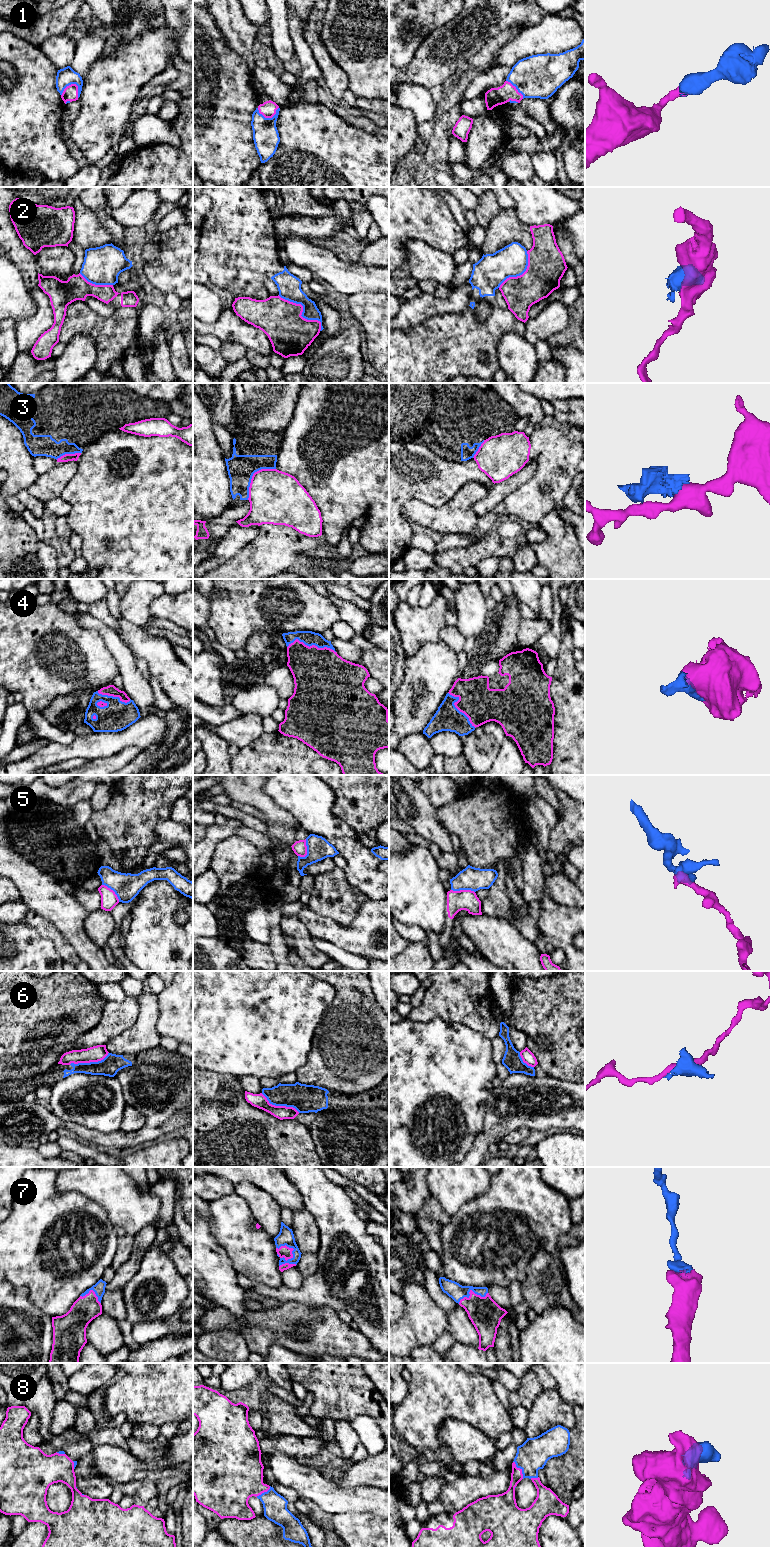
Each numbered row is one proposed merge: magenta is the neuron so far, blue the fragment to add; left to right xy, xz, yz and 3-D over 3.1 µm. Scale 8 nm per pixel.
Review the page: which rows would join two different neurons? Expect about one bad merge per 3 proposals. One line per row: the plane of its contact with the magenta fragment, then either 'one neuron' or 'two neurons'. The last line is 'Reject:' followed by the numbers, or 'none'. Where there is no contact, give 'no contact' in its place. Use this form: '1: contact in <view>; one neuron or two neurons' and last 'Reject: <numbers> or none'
1: contact in xy; one neuron
2: contact in xz; two neurons
3: contact in xz; two neurons
4: contact in xz; one neuron
5: contact in xz; two neurons
6: contact in xy; two neurons
7: contact in xz; one neuron
8: contact in yz; one neuron
Reject: 2, 3, 5, 6

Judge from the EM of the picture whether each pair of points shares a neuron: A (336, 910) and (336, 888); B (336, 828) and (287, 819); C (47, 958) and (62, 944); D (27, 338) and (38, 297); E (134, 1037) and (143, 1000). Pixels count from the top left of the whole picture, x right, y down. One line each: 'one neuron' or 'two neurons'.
A: one neuron
B: two neurons
C: two neurons
D: one neuron
E: one neuron

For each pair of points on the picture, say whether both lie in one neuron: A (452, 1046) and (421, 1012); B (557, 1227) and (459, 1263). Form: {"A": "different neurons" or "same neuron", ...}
{"A": "different neurons", "B": "same neuron"}

